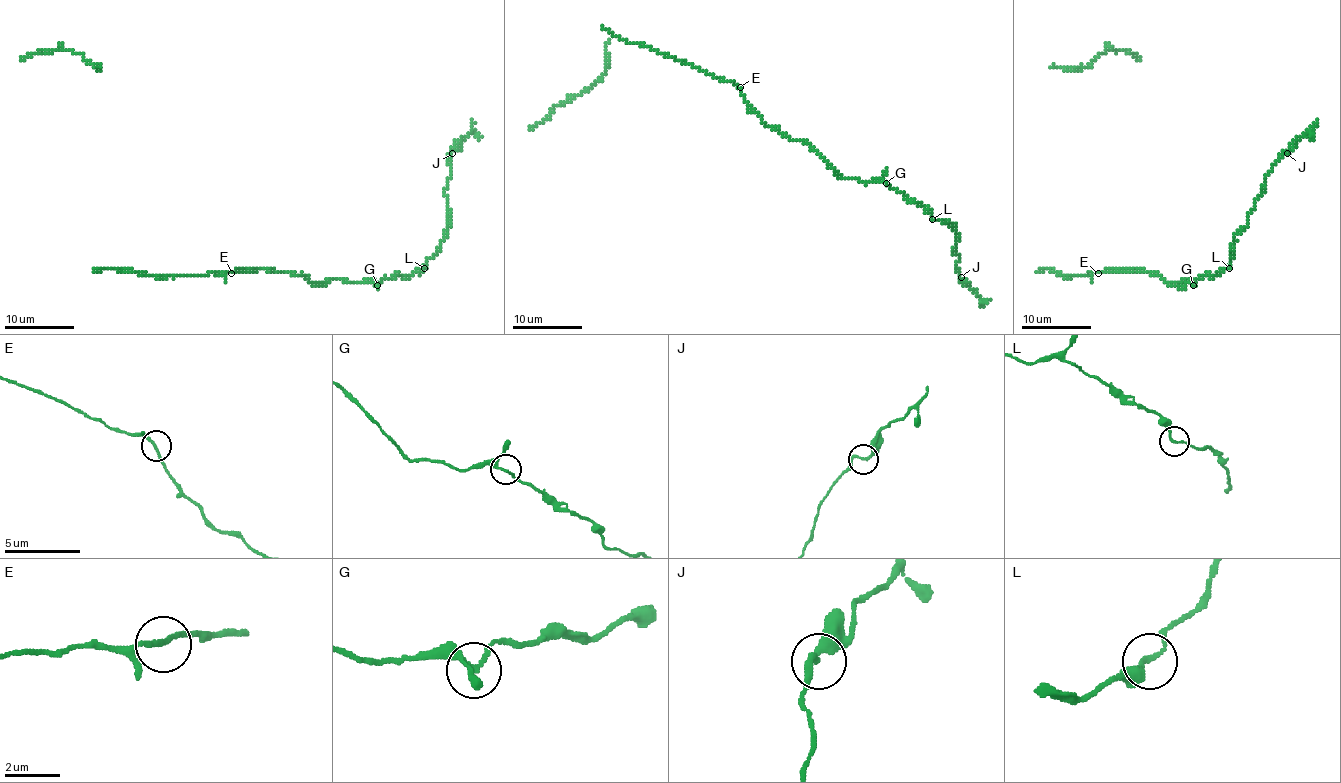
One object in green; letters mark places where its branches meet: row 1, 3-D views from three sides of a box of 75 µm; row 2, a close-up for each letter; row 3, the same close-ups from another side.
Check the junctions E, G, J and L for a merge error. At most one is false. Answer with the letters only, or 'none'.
none

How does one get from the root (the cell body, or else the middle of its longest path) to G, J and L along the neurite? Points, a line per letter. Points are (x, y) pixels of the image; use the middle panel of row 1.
G: (738, 87), (743, 99), (768, 125), (776, 127), (792, 139), (802, 139), (842, 179), (886, 183)
J: (738, 87), (768, 125), (802, 139), (842, 179), (882, 181), (920, 203), (932, 219), (951, 224), (960, 276)
L: (738, 87), (743, 99), (768, 125), (792, 139), (802, 139), (842, 179), (882, 181), (920, 203), (932, 219)

